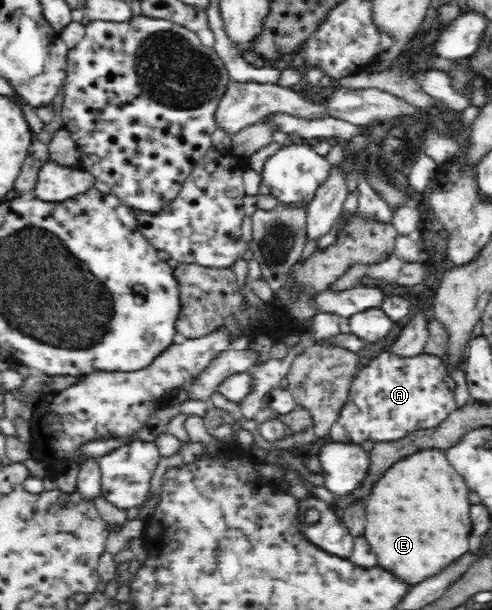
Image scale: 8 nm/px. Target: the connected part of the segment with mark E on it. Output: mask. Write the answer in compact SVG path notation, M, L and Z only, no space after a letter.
M424 448L399 458L375 482L364 502L366 525L363 536L377 555L378 565L412 585L438 573L469 547L469 502L471 490L454 469L444 450Z

